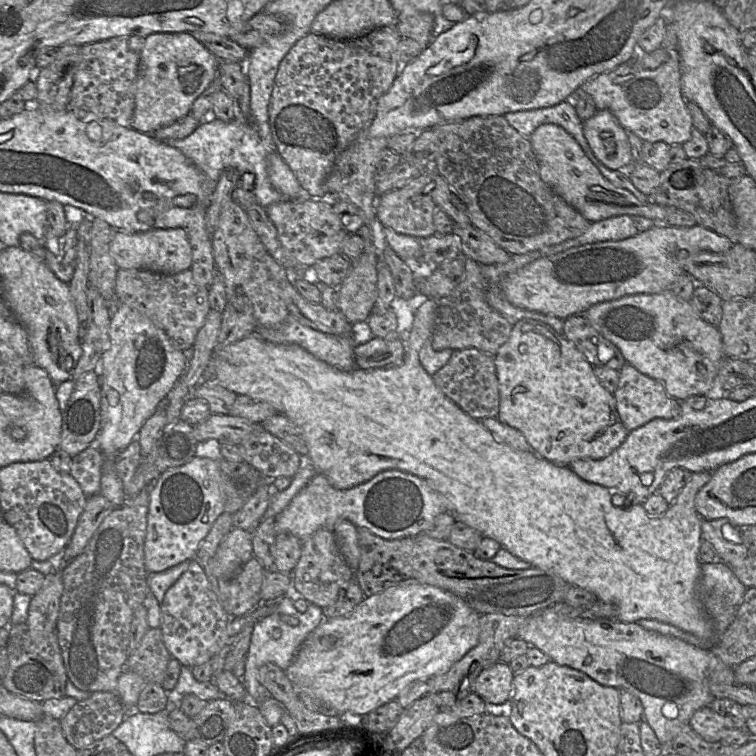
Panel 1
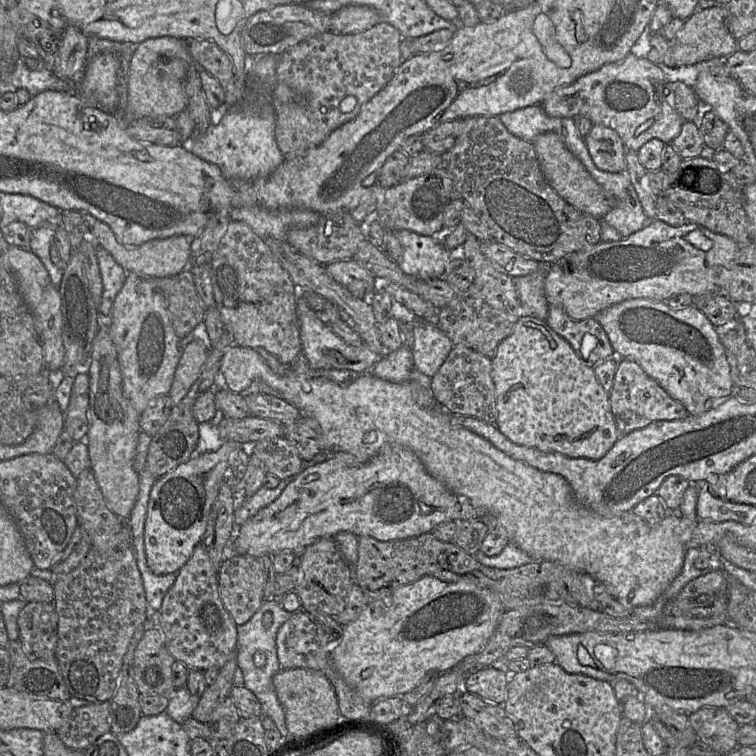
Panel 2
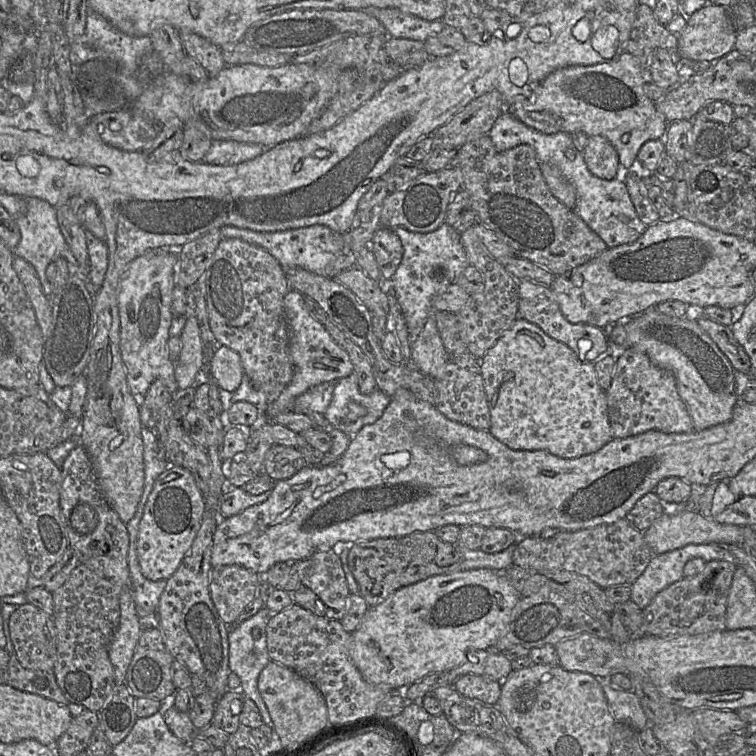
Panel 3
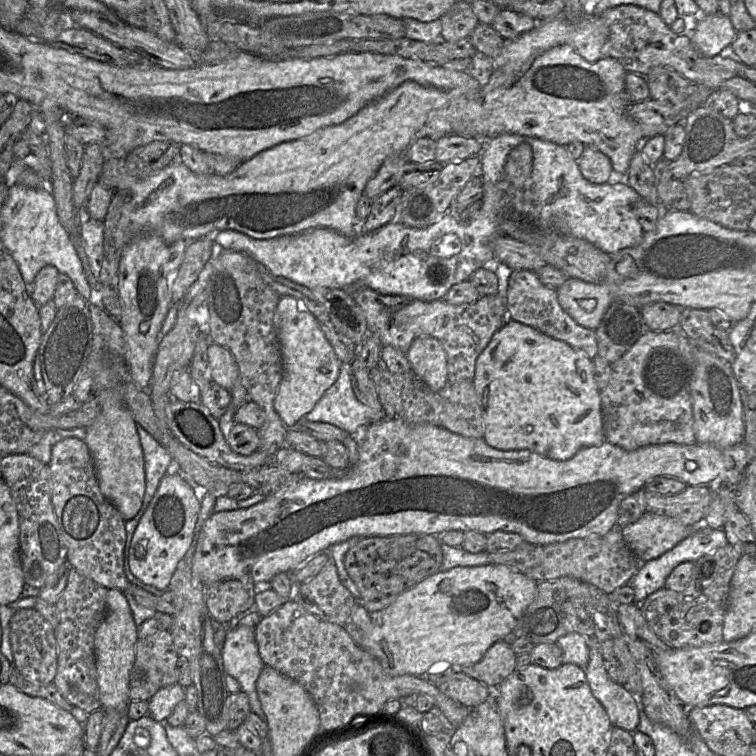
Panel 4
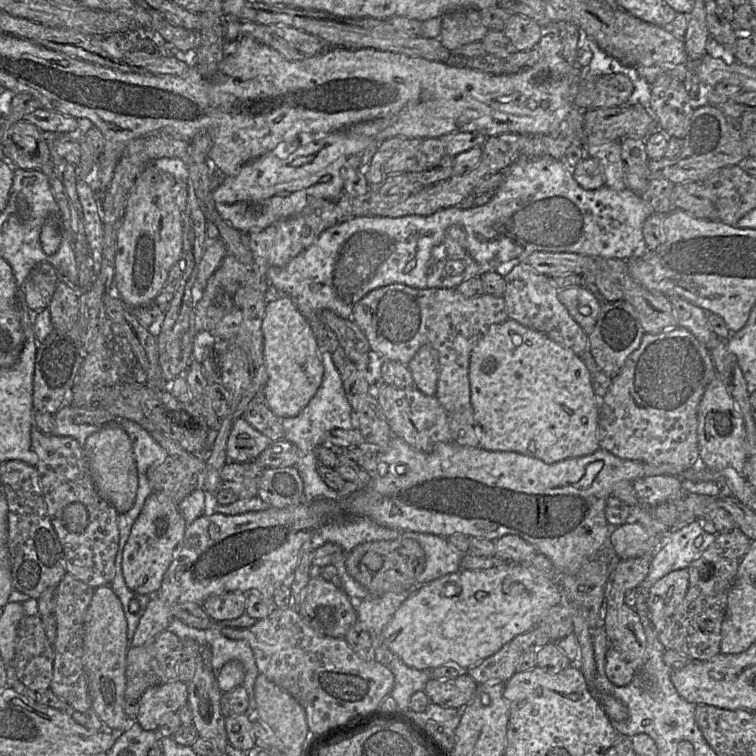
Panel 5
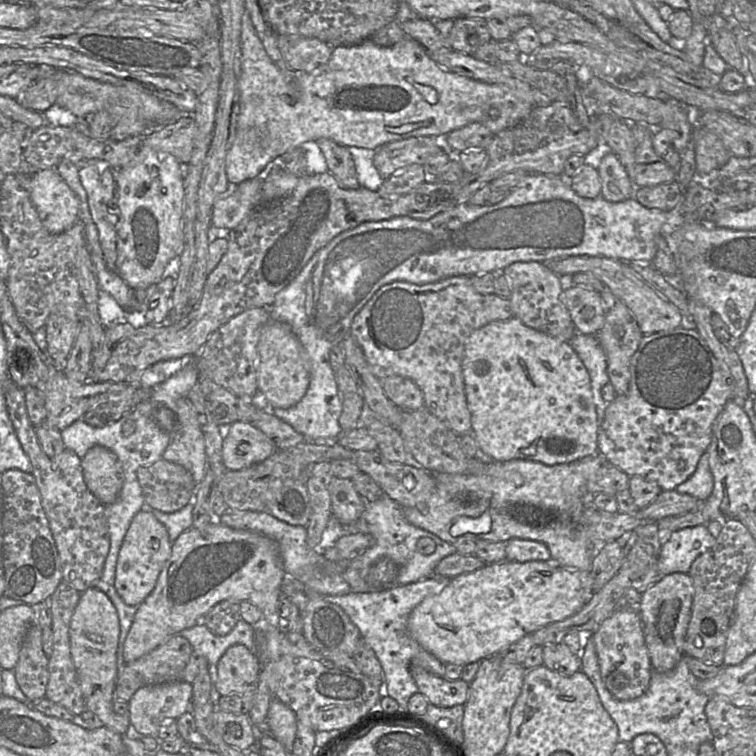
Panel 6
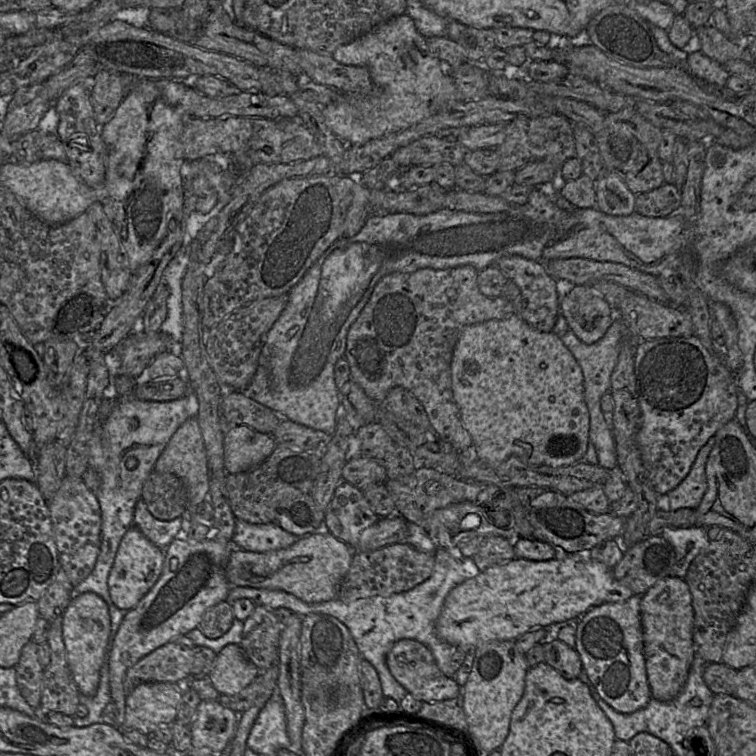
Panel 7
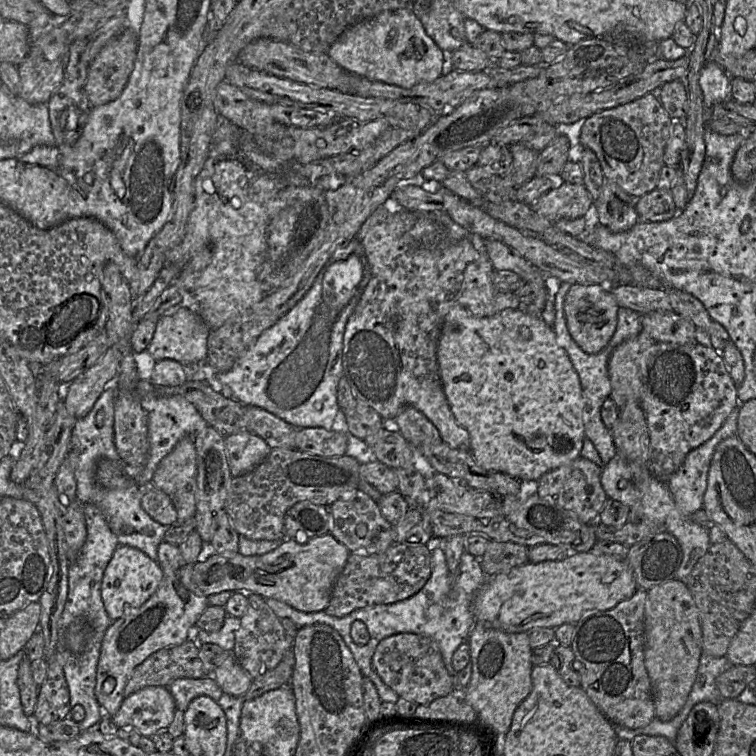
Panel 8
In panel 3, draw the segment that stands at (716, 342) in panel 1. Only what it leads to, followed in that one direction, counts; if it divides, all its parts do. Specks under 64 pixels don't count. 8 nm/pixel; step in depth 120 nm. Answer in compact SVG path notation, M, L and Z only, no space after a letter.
M652 307L624 321L627 347L633 347L645 353L654 364L674 375L678 393L690 414L694 431L728 422L732 418L734 407L740 399L736 393L735 369L717 344L702 330L697 319L668 316L659 312L656 307Z

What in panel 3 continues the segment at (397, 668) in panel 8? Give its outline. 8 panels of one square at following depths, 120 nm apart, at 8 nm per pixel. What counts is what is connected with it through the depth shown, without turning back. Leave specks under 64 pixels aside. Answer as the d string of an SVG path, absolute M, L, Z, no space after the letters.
M464 674L459 676L452 686L466 697L478 699L489 705L497 705L501 695L502 681L486 675Z

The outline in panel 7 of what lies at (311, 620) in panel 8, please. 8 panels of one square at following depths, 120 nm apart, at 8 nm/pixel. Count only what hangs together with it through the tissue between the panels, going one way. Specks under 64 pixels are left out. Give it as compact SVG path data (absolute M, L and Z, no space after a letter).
M407 522L408 535L405 543L414 548L434 554L435 564L431 576L411 590L392 594L388 597L373 596L344 603L334 599L321 603L306 603L296 596L277 589L261 589L252 587L232 587L228 602L247 598L255 605L262 605L270 610L287 608L300 616L308 614L330 615L341 621L351 633L363 659L369 661L376 669L384 697L394 699L398 704L408 693L407 690L392 676L387 664L386 655L393 645L402 639L416 640L430 649L440 671L447 677L455 679L450 660L456 647L441 640L435 630L436 621L441 613L444 600L448 593L466 579L475 576L477 569L473 569L472 559L463 559L456 552L450 552L431 539L427 530L413 522Z

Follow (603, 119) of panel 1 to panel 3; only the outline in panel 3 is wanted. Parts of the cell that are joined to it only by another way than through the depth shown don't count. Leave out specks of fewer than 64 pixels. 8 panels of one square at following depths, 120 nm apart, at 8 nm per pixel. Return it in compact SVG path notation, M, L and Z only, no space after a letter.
M589 136L583 156L588 170L595 176L611 180L620 167L615 147L603 136Z

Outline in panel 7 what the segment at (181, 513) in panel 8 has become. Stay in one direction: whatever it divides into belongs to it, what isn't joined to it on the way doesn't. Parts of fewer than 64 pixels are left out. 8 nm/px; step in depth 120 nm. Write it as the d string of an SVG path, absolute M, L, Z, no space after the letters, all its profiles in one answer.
M190 416L178 427L155 462L153 471L172 473L181 479L187 492L188 510L193 510L208 499L210 477L207 454L196 416Z

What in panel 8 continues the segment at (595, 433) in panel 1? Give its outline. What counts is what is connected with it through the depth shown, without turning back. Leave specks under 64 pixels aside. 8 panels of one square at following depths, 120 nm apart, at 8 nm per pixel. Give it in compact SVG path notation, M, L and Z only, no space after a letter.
M454 305L447 313L437 346L439 374L445 396L457 422L470 436L470 453L478 466L507 474L525 484L537 483L546 472L567 464L580 456L585 438L583 410L584 398L579 376L566 351L558 346L552 327L541 316L533 315L524 308L504 309L492 316L475 317L463 306Z

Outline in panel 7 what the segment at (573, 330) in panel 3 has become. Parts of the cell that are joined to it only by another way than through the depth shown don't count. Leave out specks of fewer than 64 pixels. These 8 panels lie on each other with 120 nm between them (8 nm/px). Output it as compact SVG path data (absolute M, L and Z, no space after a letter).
M517 255L504 256L495 264L508 279L514 281L520 290L520 295L515 299L515 312L522 320L534 329L541 332L552 332L560 313L560 299L557 292L557 280L546 270L545 264L540 261L527 259Z

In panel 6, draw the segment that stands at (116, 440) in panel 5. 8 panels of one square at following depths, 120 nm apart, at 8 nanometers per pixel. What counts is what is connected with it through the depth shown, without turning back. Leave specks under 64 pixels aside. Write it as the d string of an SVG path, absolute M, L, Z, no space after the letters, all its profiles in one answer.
M96 445L84 455L81 467L89 491L102 504L113 503L123 485L123 472L116 454Z

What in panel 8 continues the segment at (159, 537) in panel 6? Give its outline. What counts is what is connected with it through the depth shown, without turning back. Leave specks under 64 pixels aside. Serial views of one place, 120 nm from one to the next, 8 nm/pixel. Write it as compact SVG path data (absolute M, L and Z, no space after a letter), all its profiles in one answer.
M118 545L103 575L101 597L109 618L113 621L144 604L158 589L163 571L154 561L137 548Z

